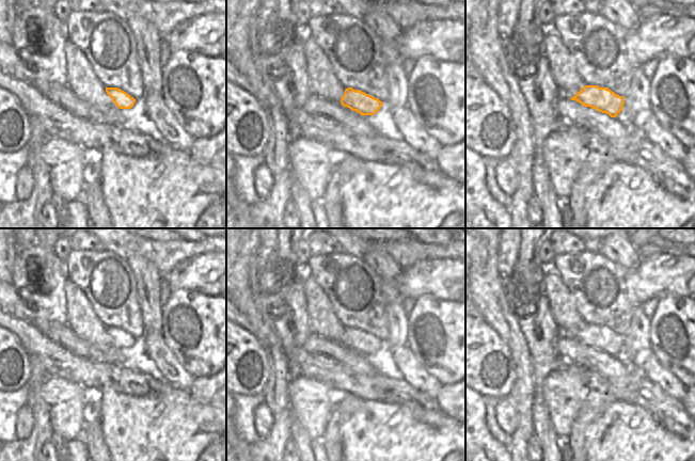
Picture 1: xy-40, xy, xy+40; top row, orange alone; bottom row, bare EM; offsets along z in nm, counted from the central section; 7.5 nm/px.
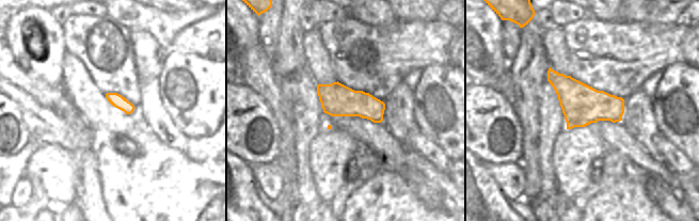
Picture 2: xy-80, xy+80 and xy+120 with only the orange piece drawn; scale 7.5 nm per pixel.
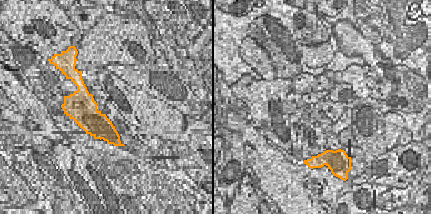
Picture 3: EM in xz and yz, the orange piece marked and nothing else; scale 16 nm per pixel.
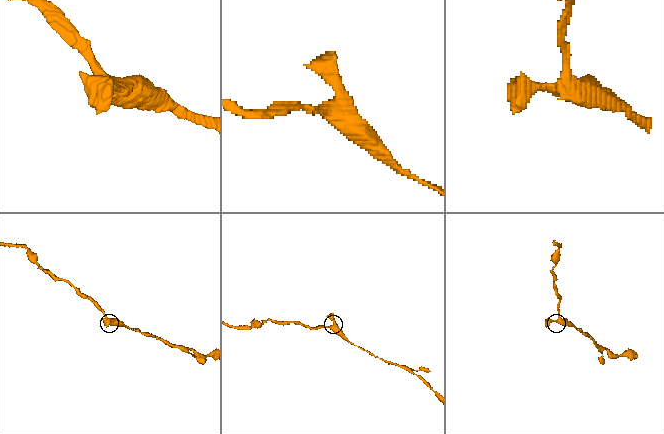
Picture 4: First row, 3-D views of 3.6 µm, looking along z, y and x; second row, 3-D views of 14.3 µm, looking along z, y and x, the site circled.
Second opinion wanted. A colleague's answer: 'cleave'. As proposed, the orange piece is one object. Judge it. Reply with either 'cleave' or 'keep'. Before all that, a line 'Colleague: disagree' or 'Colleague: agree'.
Colleague: agree
cleave

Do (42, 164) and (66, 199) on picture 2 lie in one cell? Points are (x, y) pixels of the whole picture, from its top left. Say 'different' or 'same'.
same

